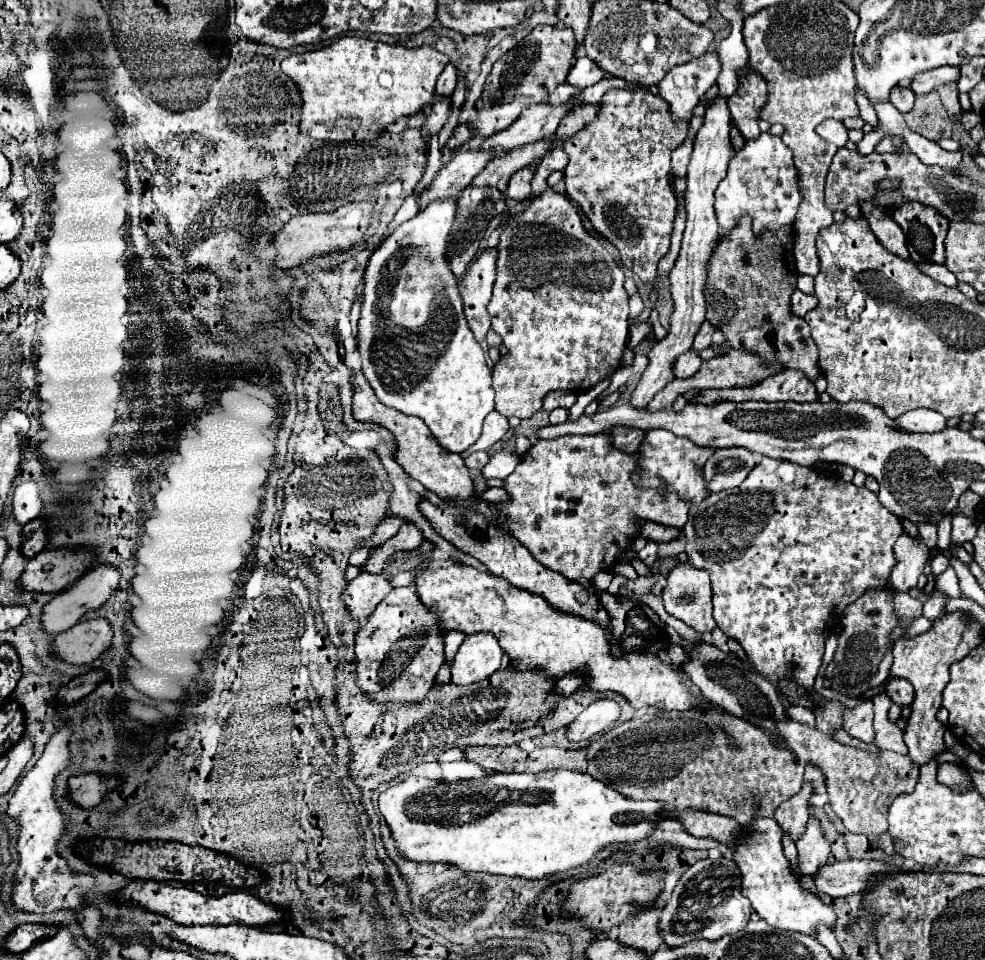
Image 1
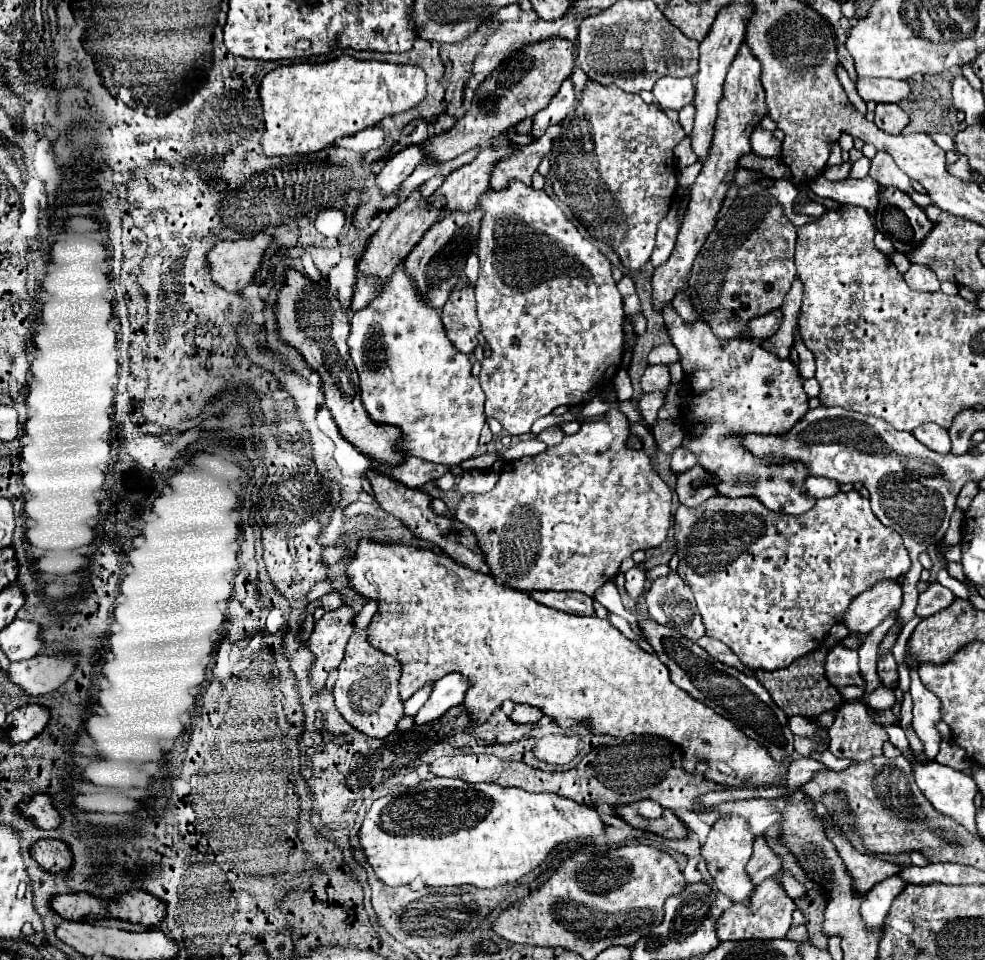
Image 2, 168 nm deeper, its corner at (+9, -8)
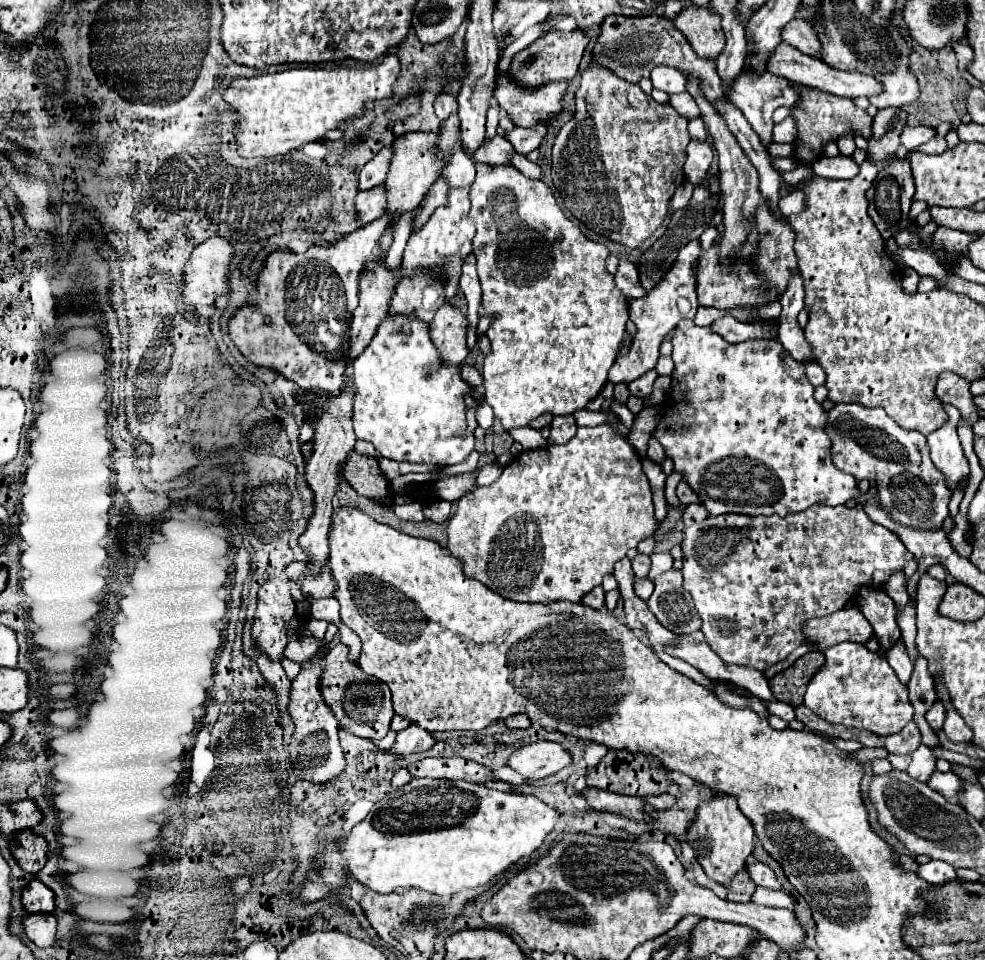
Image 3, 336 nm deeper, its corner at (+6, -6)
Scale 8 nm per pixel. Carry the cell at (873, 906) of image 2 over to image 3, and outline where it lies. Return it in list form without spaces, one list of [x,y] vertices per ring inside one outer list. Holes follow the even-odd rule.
[[[929,861],[927,865],[921,865],[917,873],[931,885],[941,885],[951,879],[957,879],[955,869],[945,861]]]

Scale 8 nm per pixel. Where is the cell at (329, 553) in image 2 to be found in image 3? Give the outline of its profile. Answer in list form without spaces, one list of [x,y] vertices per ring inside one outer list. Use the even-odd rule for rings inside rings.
[[[293,561],[293,563],[289,563],[289,565],[285,567],[285,575],[287,575],[289,579],[293,579],[293,581],[299,581],[301,575],[307,573],[305,569],[309,569],[309,563],[307,563],[307,561]]]

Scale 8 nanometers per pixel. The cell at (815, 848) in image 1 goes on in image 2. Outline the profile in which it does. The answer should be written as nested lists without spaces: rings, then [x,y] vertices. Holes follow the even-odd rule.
[[[780,869],[774,877],[768,877],[766,881],[762,881],[754,893],[750,895],[750,905],[740,905],[734,903],[728,911],[722,913],[722,917],[718,919],[718,939],[720,941],[730,941],[730,939],[780,939],[786,937],[788,929],[790,929],[790,919],[792,919],[792,911],[796,909],[794,899],[790,899],[784,891],[784,887],[780,885],[780,877],[784,875],[784,869]]]

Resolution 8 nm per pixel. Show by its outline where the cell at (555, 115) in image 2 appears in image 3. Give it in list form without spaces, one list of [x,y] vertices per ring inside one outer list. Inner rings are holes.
[[[539,125],[539,127],[531,127],[531,129],[521,129],[521,127],[515,127],[513,131],[505,133],[505,137],[509,137],[509,143],[513,143],[513,149],[521,155],[527,155],[529,151],[537,149],[541,139],[545,137],[545,127]]]

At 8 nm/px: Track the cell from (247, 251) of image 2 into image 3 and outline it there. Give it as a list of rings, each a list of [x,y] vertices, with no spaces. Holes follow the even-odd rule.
[[[211,237],[193,249],[193,253],[187,259],[183,273],[181,273],[181,277],[183,277],[181,295],[183,295],[185,303],[189,303],[191,307],[211,305],[211,303],[215,303],[215,299],[219,295],[225,295],[229,291],[227,289],[227,265],[229,265],[231,255],[233,255],[233,247],[223,237]]]

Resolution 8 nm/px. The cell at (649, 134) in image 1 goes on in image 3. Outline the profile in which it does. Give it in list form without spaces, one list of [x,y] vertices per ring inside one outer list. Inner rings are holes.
[[[589,65],[581,75],[581,85],[575,93],[577,111],[575,117],[555,137],[553,145],[553,185],[561,193],[565,207],[593,233],[621,243],[625,247],[639,247],[651,233],[663,223],[669,213],[669,201],[675,189],[685,181],[683,163],[687,159],[687,145],[691,135],[687,131],[687,119],[679,115],[671,105],[661,105],[653,97],[645,95],[635,83],[617,79],[613,71]]]

